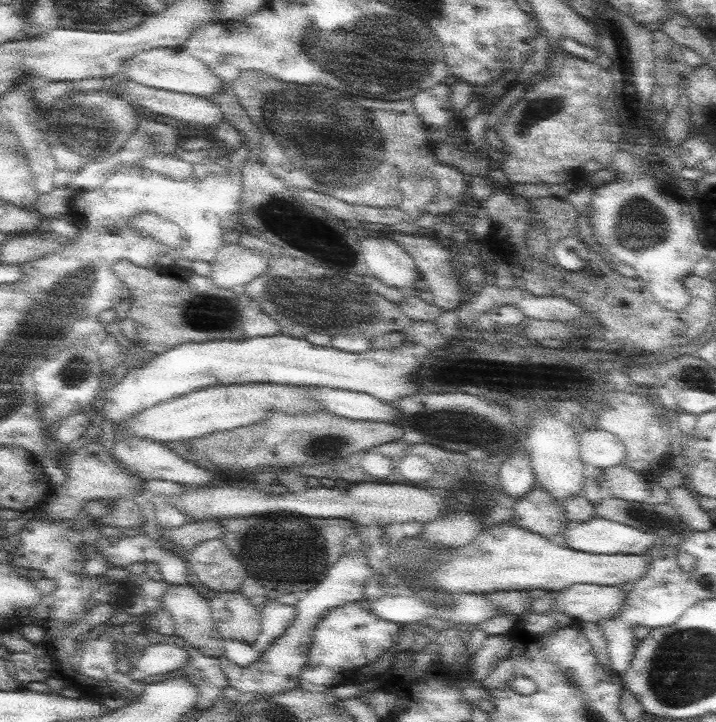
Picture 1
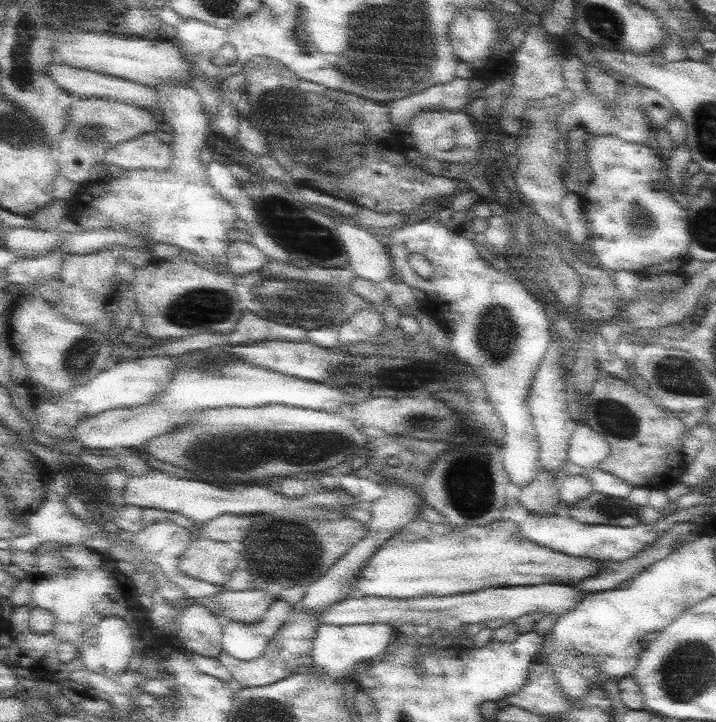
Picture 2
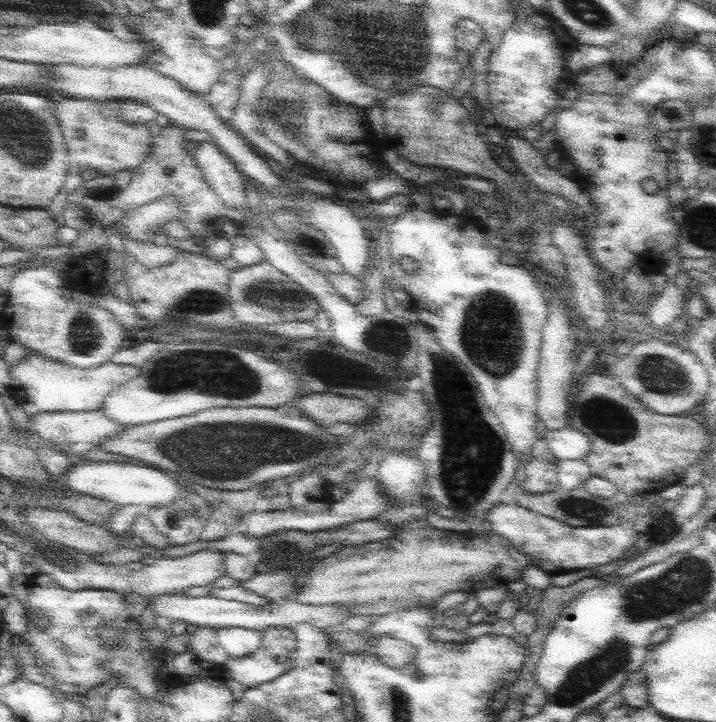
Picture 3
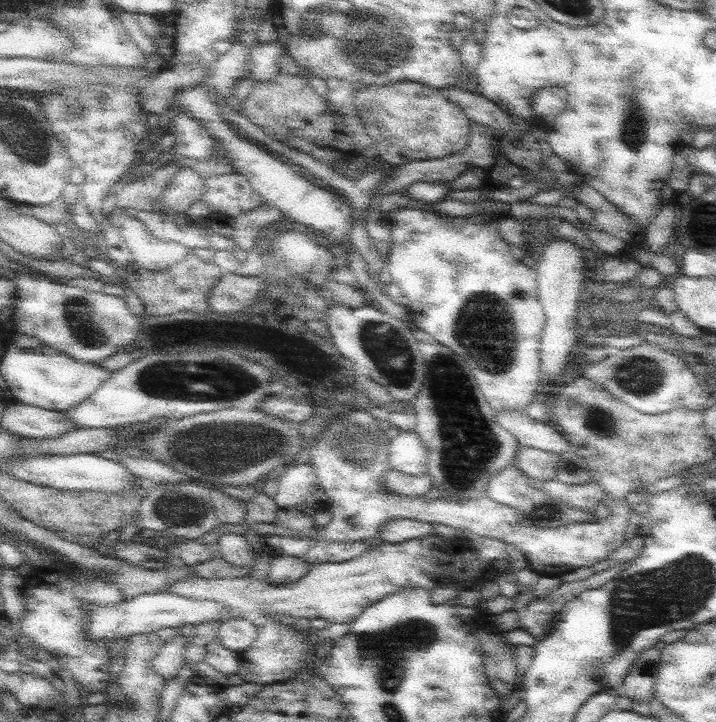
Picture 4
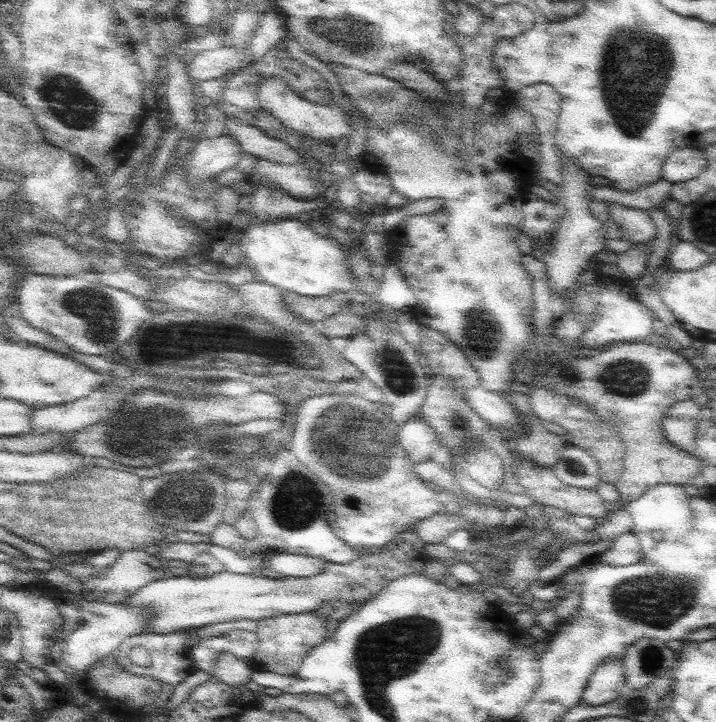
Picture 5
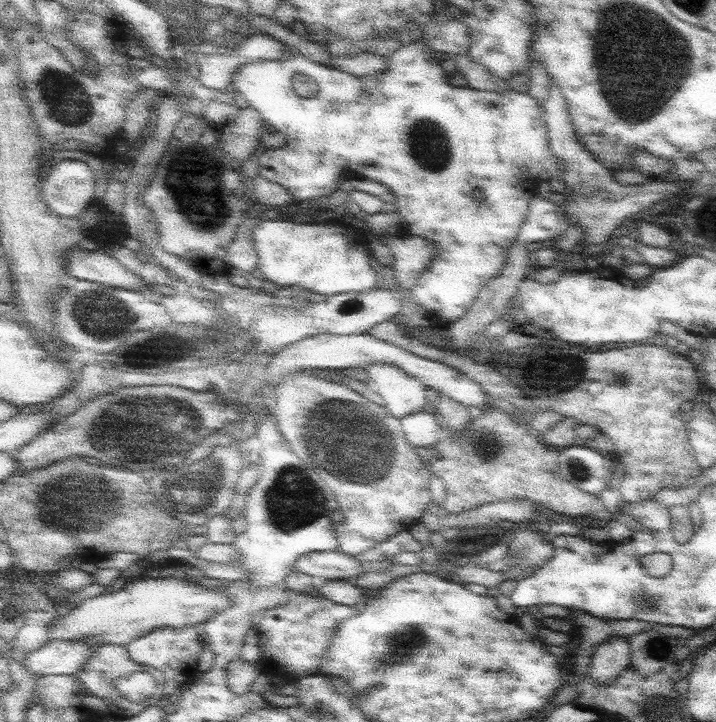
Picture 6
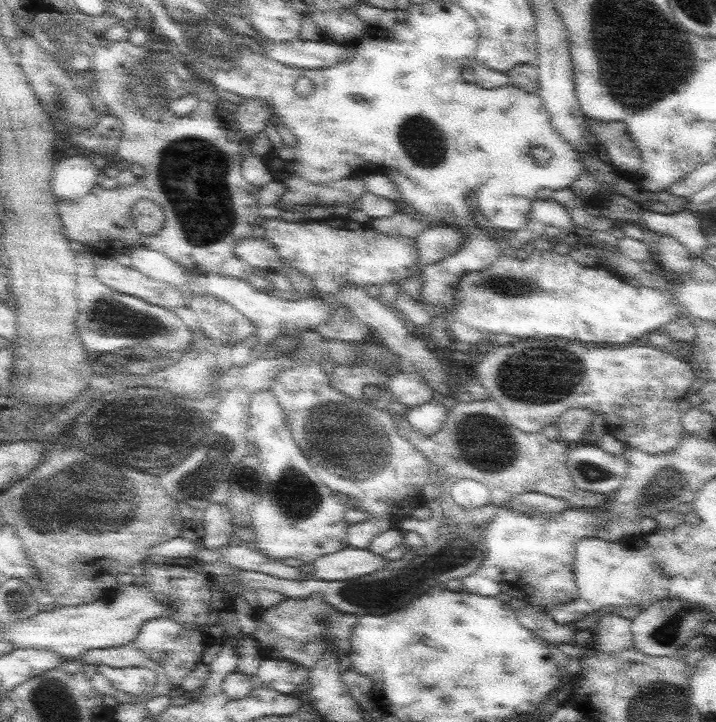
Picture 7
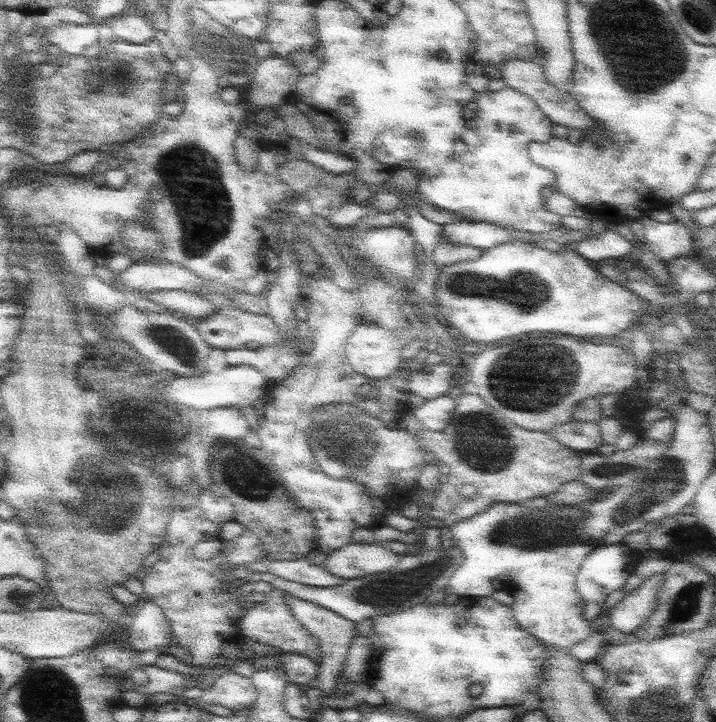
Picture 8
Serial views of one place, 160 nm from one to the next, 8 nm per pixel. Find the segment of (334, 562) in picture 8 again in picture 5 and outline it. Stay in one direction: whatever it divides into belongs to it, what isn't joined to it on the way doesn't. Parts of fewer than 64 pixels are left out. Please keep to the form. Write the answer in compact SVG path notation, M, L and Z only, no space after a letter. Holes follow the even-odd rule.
M282 553L271 558L269 568L280 576L300 578L311 577L322 572L328 563L322 557Z

